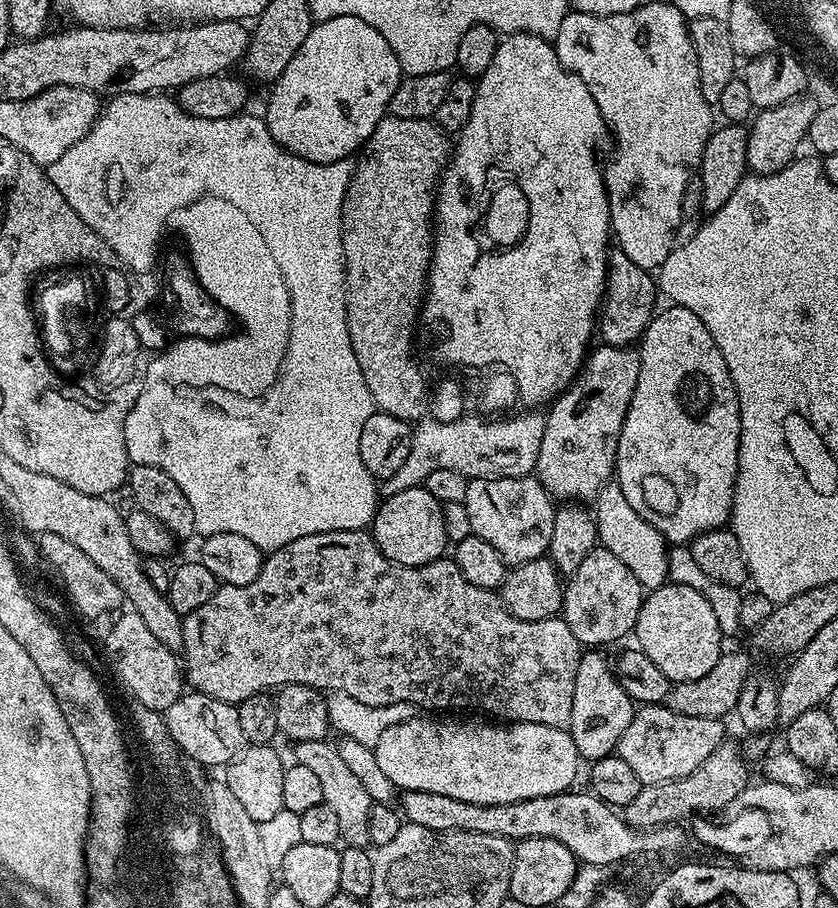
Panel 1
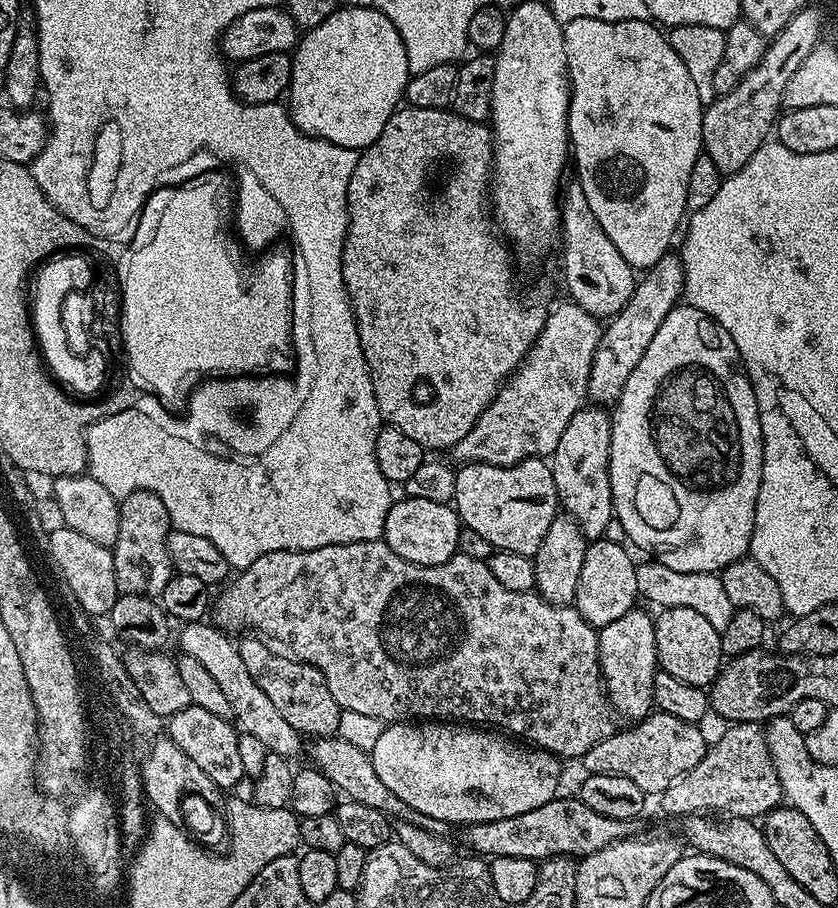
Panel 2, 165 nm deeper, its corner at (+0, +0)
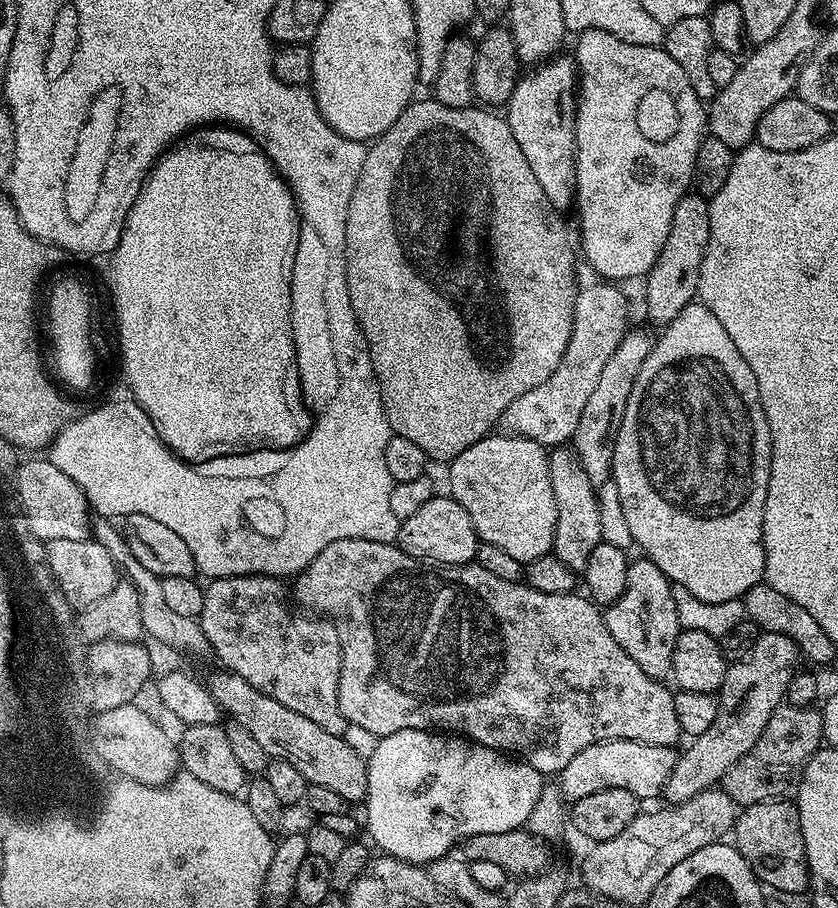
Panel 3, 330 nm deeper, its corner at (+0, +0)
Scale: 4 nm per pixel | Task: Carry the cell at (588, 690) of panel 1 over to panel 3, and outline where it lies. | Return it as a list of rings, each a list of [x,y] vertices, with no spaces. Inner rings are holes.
[[[647,558],[633,559],[628,566],[628,577],[626,578],[626,590],[618,597],[613,604],[607,605],[604,612],[604,621],[618,646],[642,666],[642,670],[655,680],[663,681],[672,671],[672,647],[676,644],[677,638],[682,631],[678,622],[678,610],[674,606],[673,583],[654,566],[654,562]]]

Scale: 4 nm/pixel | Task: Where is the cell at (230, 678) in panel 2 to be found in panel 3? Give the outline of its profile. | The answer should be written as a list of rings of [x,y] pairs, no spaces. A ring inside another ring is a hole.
[[[96,518],[91,521],[91,535],[102,546],[106,546],[106,550],[110,550],[110,558],[114,560],[116,565],[124,566],[128,564],[128,576],[133,590],[138,594],[138,606],[142,613],[142,626],[145,633],[150,637],[153,636],[160,644],[165,644],[168,648],[177,648],[180,652],[193,652],[194,655],[200,656],[203,652],[209,651],[206,636],[202,634],[199,619],[191,620],[190,618],[182,618],[178,614],[174,614],[174,610],[170,610],[170,606],[166,606],[162,595],[162,579],[150,573],[149,570],[139,565],[135,560],[134,554],[128,549],[128,541],[115,528],[113,521],[108,518]]]

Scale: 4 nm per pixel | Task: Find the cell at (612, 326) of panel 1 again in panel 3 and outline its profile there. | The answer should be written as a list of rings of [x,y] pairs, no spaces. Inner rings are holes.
[[[557,54],[525,71],[514,86],[506,105],[506,119],[538,186],[554,206],[564,214],[576,202],[576,118],[574,115],[575,59]]]

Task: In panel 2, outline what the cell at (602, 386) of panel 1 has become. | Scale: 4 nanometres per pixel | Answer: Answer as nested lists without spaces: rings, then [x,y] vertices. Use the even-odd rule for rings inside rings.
[[[676,254],[658,258],[656,265],[647,269],[637,279],[630,302],[626,302],[620,313],[603,325],[600,341],[594,350],[594,362],[590,366],[588,383],[588,394],[593,405],[615,405],[622,394],[622,386],[626,386],[626,381],[630,379],[634,366],[638,366],[642,354],[646,354],[646,346],[650,346],[658,326],[662,326],[666,314],[670,314],[670,310],[676,307],[683,294],[684,266]]]

